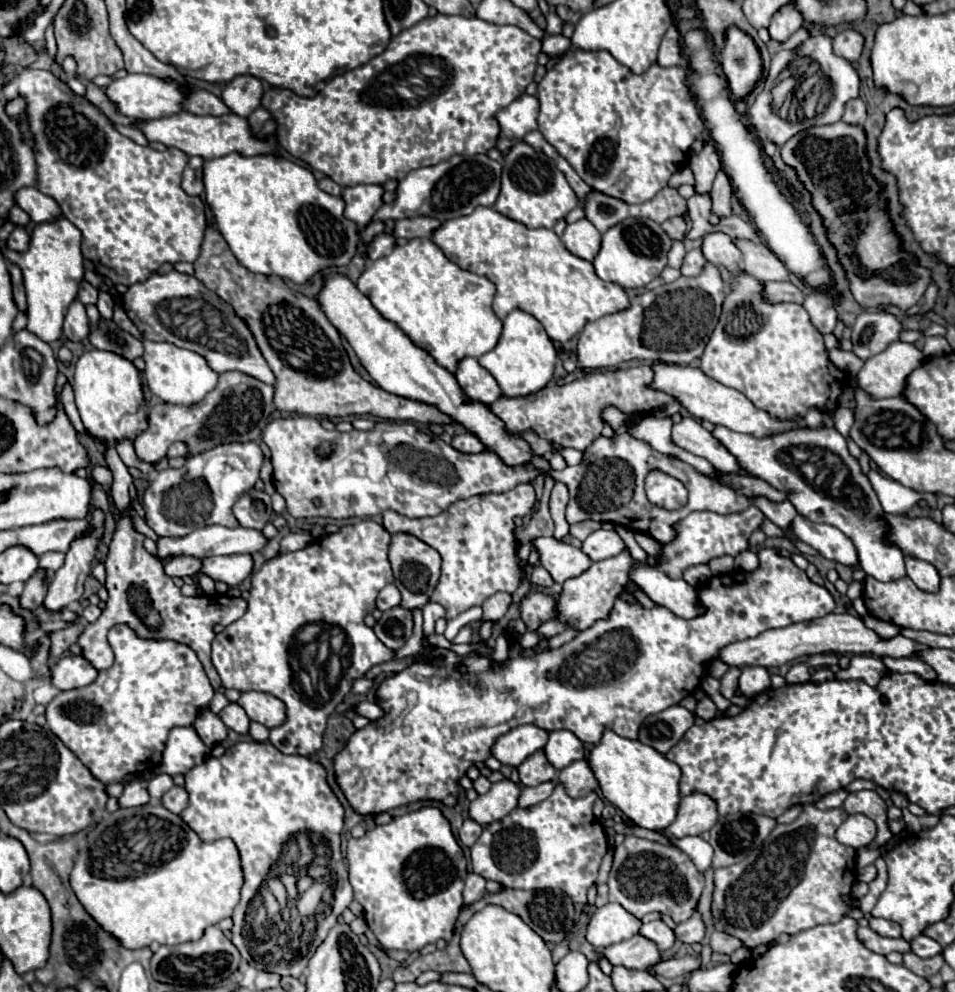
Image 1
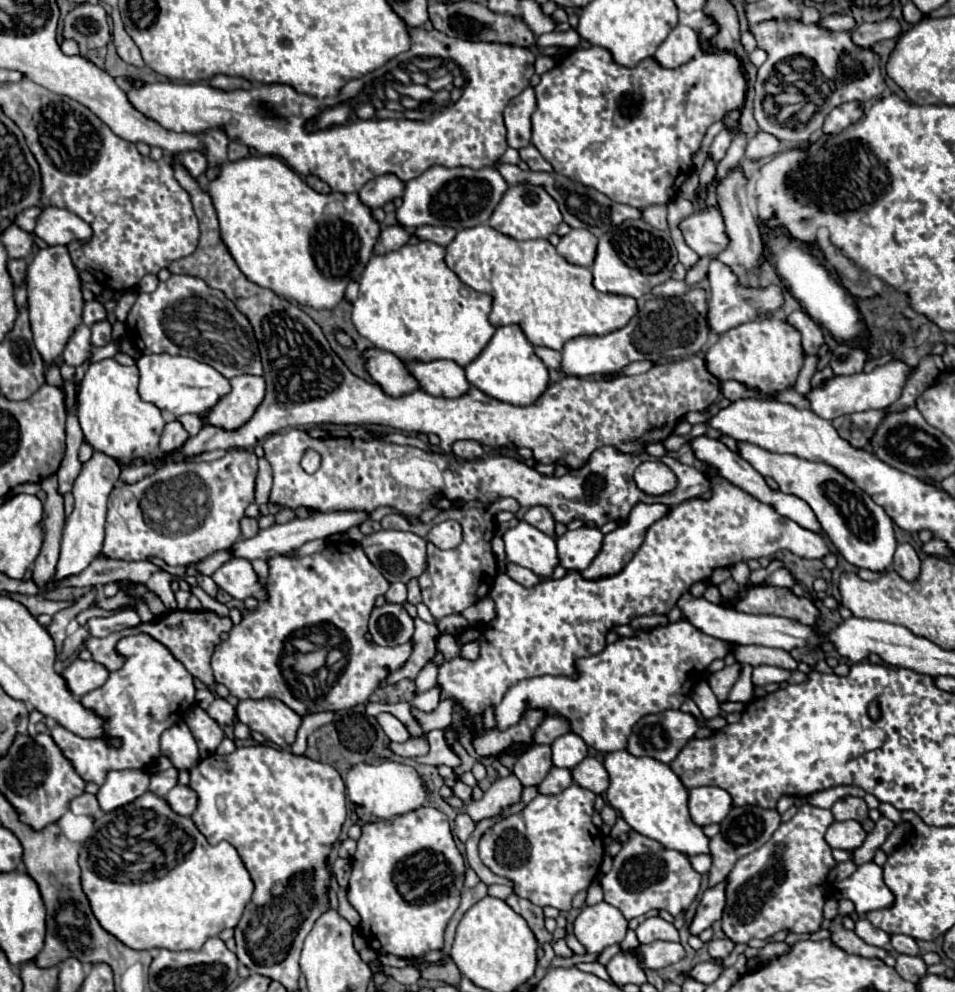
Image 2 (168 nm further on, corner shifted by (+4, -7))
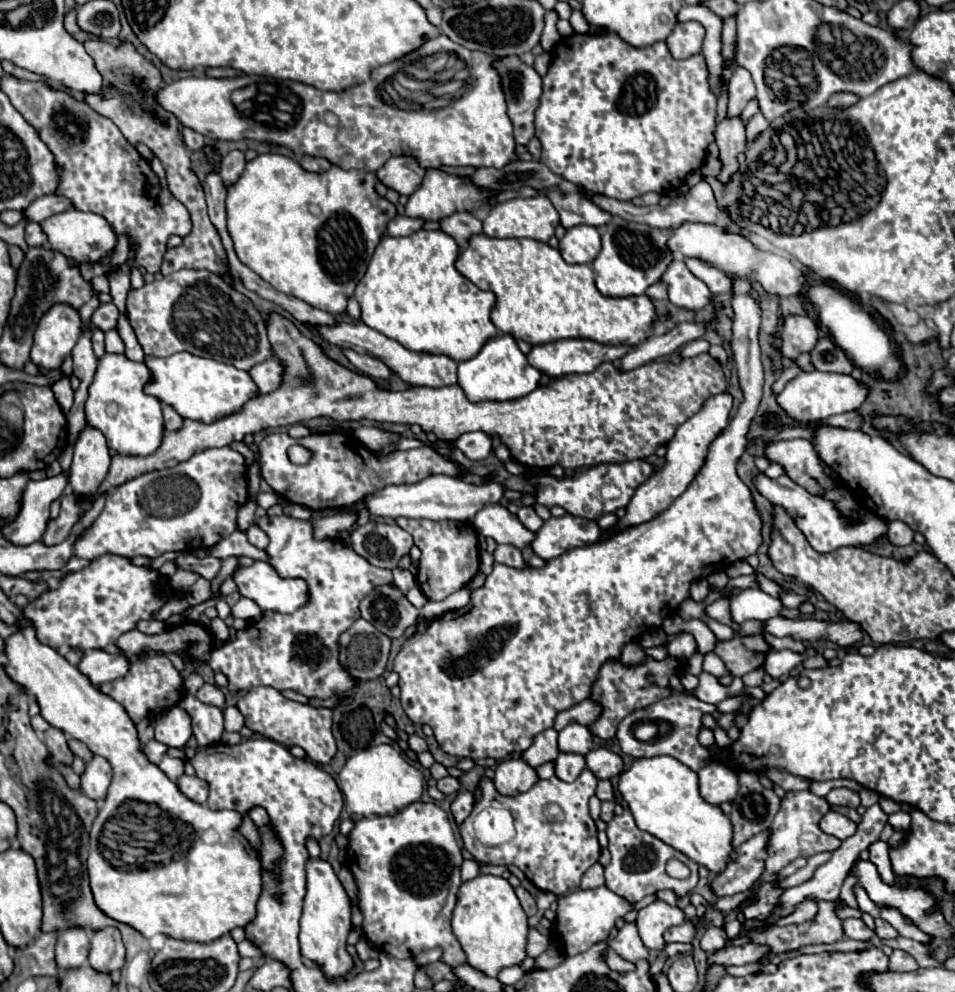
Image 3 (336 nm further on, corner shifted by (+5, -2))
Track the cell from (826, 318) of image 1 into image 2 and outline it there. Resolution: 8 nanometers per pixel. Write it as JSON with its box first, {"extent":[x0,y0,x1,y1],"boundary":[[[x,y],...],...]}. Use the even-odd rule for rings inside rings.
{"extent":[786,310,824,356],"boundary":[[[796,310],[796,312],[788,314],[786,322],[790,322],[790,326],[794,326],[800,332],[800,336],[802,336],[802,350],[804,350],[806,356],[816,354],[818,348],[824,344],[822,328],[804,310]]]}

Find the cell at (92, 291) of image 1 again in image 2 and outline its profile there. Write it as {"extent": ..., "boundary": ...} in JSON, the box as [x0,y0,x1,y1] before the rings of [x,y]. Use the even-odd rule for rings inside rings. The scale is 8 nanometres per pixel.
{"extent":[82,300,106,326],"boundary":[[[90,300],[90,302],[84,304],[84,314],[82,314],[82,318],[84,318],[84,324],[86,324],[86,326],[92,326],[92,324],[96,324],[96,322],[102,322],[102,320],[106,320],[106,308],[104,308],[100,302]]]}

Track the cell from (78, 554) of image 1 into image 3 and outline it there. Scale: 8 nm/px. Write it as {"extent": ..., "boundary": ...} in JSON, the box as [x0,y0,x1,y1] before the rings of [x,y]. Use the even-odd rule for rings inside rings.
{"extent":[69,425,111,499],"boundary":[[[87,425],[75,443],[75,457],[69,471],[69,485],[73,487],[75,497],[95,499],[95,493],[107,477],[109,467],[111,455],[103,433],[89,429]]]}

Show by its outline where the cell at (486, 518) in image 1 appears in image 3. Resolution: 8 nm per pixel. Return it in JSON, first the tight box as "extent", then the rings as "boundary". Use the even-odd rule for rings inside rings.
{"extent":[395,517,479,601],"boundary":[[[397,517],[395,523],[407,529],[415,545],[421,549],[417,583],[429,601],[443,601],[453,591],[465,587],[479,571],[479,537],[471,523],[463,521],[429,521],[429,519],[405,519]]]}

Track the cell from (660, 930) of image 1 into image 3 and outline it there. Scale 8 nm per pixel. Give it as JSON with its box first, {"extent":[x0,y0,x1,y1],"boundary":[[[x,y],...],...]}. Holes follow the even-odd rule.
{"extent":[637,901,685,949],"boundary":[[[655,901],[649,907],[641,909],[637,915],[639,937],[643,939],[647,949],[663,949],[663,933],[669,927],[677,927],[685,923],[685,915],[679,907],[671,907],[663,901]]]}

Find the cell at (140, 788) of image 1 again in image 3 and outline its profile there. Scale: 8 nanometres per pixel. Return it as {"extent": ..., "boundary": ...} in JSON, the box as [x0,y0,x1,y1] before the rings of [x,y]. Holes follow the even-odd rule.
{"extent":[81,757,113,801],"boundary":[[[93,757],[85,765],[85,773],[81,775],[81,789],[87,797],[95,801],[103,801],[107,797],[107,789],[113,781],[113,767],[105,757]]]}

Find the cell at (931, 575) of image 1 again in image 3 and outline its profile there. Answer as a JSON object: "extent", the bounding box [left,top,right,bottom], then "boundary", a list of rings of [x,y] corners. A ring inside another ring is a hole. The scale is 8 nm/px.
{"extent":[887,521,913,547],"boundary":[[[891,521],[887,529],[887,541],[895,547],[905,547],[913,541],[913,531],[901,521]]]}

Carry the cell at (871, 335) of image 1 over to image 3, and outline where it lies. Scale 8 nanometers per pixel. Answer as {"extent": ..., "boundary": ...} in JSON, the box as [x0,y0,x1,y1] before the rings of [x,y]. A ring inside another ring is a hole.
{"extent":[811,337,855,375],"boundary":[[[829,337],[819,339],[817,347],[811,351],[811,361],[819,371],[833,371],[833,373],[845,373],[845,375],[849,375],[855,367],[847,359],[845,351],[839,345],[835,345]]]}

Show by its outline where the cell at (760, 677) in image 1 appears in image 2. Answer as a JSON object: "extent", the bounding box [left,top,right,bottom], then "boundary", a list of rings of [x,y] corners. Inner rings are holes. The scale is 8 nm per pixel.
{"extent":[752,666,790,686],"boundary":[[[758,666],[754,668],[754,674],[752,674],[752,680],[754,680],[754,686],[766,686],[770,682],[784,682],[790,678],[790,670],[784,670],[784,668],[778,668],[778,666]]]}

